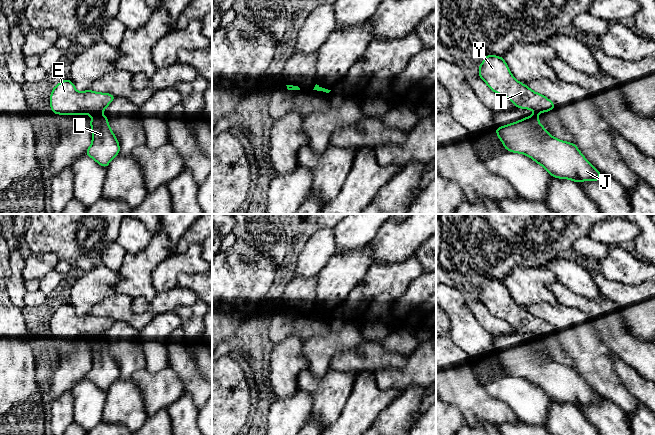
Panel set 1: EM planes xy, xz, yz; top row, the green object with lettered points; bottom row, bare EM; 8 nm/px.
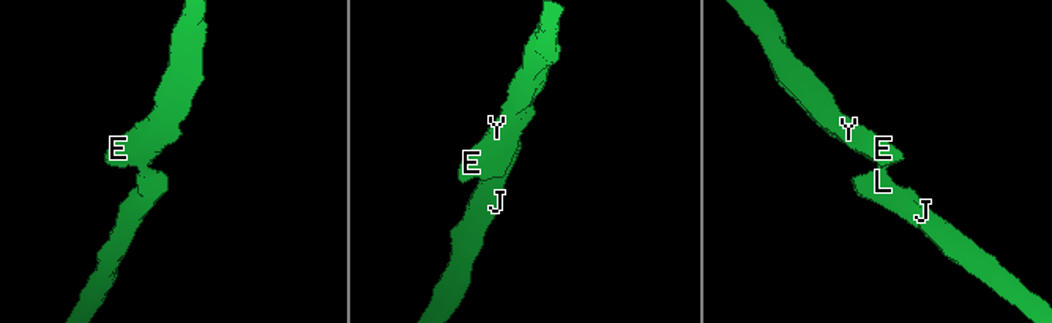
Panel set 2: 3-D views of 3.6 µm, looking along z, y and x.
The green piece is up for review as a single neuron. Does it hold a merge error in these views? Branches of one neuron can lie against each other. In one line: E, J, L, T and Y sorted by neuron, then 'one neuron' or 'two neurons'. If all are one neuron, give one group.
E T Y / J L; two neurons

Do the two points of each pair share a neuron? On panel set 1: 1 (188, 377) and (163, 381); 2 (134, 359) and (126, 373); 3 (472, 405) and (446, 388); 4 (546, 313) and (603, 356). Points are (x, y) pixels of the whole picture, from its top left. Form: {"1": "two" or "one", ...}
{"1": "two", "2": "one", "3": "one", "4": "one"}

